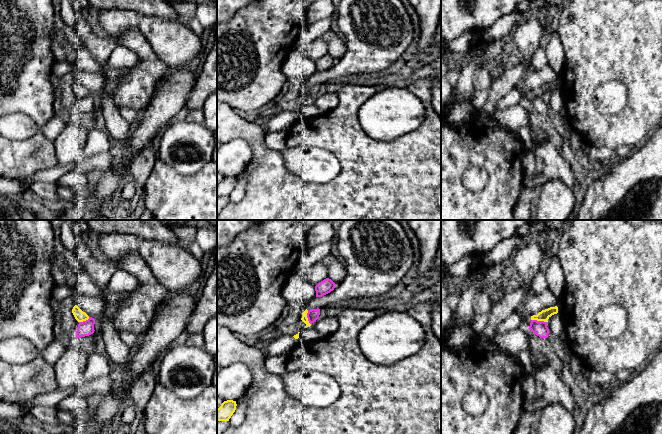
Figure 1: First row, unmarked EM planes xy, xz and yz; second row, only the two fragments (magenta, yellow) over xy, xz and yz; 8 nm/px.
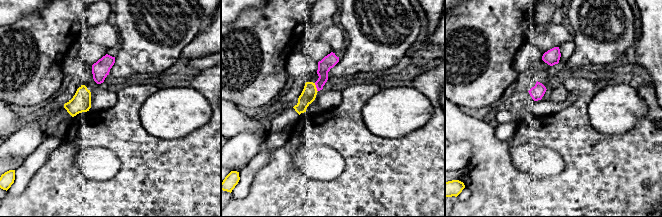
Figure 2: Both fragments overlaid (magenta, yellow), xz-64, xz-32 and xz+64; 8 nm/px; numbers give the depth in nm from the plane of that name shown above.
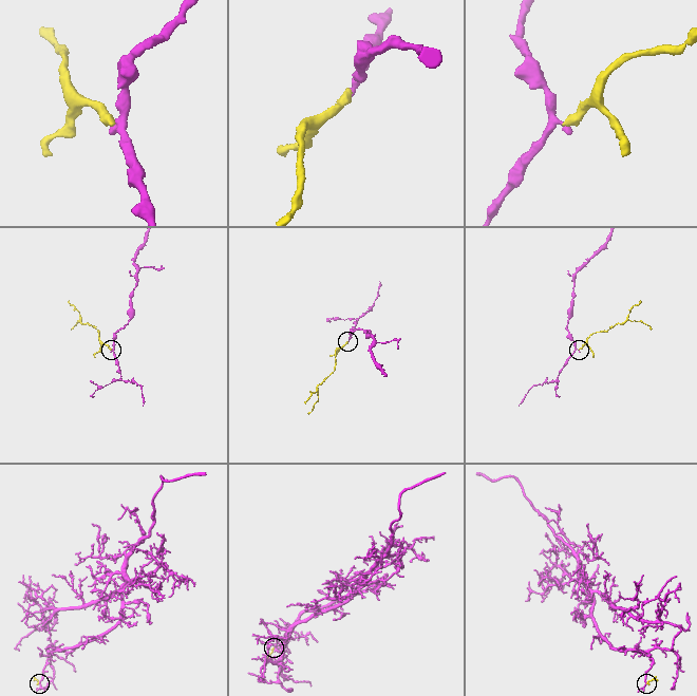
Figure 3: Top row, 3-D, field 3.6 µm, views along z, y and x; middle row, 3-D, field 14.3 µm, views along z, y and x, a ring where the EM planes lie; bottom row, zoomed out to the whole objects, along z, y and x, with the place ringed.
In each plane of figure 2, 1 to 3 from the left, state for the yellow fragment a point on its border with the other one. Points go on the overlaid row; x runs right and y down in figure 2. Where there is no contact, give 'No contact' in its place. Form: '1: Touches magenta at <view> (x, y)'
1: No contact
2: Touches magenta at xz-32 (316, 87)
3: No contact

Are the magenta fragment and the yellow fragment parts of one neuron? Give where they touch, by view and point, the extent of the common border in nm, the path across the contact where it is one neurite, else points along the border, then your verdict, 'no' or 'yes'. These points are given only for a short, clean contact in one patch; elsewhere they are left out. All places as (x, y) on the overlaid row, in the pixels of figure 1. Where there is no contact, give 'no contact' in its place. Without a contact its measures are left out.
meets magenta in yz at (539, 321); contact 130 nm long; no

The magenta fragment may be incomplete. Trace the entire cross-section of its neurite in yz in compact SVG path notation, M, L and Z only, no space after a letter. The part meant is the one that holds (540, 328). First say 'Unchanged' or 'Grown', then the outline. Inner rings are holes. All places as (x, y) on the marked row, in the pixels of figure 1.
Unchanged. M531 320L529 330L543 339L547 338L548 334L550 333L547 327L547 322L544 321Z

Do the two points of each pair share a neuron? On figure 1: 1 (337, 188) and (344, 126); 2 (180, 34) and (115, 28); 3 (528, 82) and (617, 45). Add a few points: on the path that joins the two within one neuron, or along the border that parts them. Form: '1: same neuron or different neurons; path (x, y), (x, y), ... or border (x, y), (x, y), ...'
1: same neuron; path (347, 173), (347, 141)
2: same neuron; path (164, 34), (143, 23), (131, 23)
3: different neurons; border (558, 75), (556, 81)

